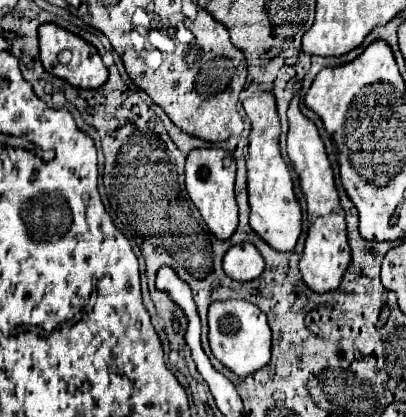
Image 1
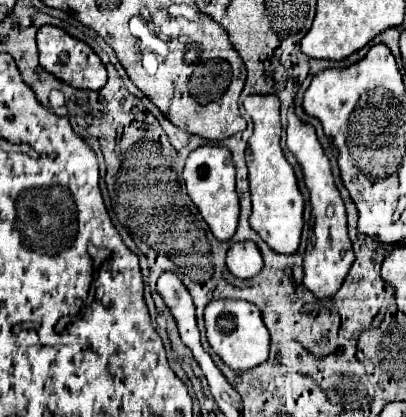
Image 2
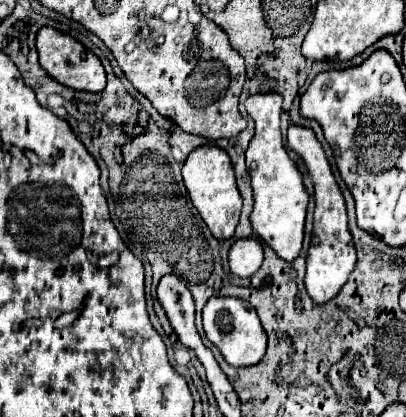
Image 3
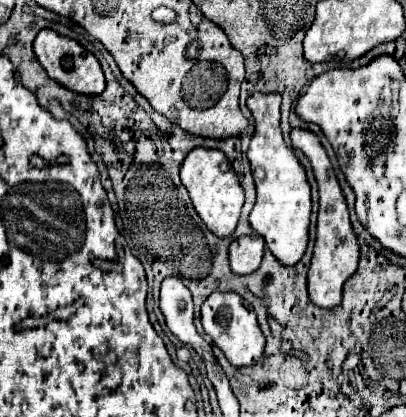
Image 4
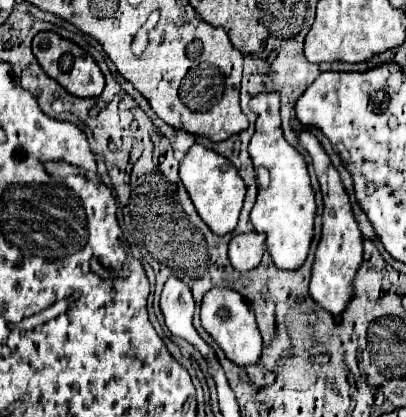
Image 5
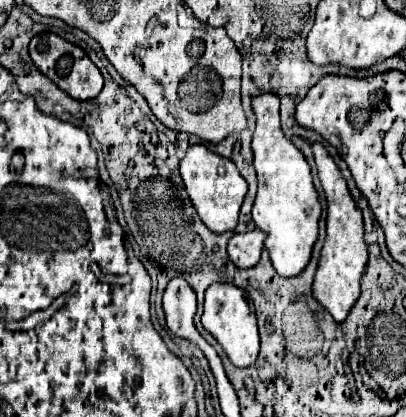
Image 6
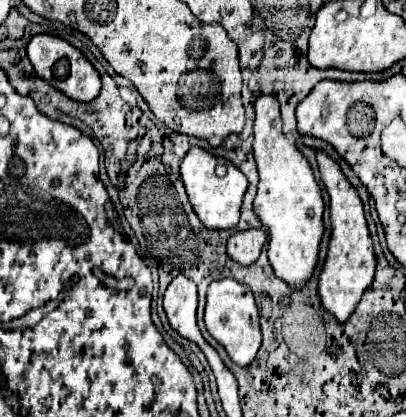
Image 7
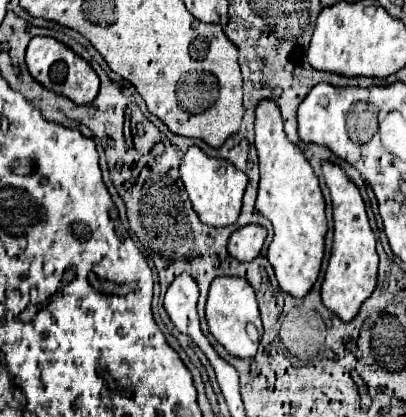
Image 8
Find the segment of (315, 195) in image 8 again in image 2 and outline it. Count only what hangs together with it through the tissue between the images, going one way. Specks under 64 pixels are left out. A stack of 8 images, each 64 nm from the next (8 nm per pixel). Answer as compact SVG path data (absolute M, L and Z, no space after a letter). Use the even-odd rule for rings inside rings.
M252 94L244 100L244 108L248 116L252 116L254 132L248 140L246 164L248 164L248 180L252 194L252 214L250 226L258 232L258 236L280 254L294 254L300 244L302 232L302 216L304 216L304 198L298 190L298 182L292 166L282 154L280 148L280 102L276 94Z

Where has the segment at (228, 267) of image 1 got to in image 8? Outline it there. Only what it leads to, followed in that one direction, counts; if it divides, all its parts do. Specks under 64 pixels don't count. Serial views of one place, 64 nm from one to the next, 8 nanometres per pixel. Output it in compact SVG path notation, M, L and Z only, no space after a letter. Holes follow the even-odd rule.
M250 224L244 226L240 230L236 230L230 240L228 240L228 252L232 258L236 258L238 262L252 262L266 240L266 228Z

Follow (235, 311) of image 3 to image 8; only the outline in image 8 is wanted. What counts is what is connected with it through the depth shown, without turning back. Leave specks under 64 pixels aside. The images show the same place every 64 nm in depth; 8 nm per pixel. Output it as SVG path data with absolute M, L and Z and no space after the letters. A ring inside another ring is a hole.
M218 276L210 284L208 302L206 302L206 320L210 334L236 358L254 358L260 338L262 338L262 320L258 312L258 302L252 286L236 276Z

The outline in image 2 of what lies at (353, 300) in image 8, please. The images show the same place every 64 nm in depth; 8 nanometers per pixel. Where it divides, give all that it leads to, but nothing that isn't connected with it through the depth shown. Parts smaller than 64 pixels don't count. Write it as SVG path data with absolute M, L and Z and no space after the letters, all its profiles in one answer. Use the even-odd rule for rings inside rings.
M294 106L288 110L286 134L288 134L288 140L286 140L288 150L294 154L294 158L298 160L298 164L302 168L304 184L310 192L310 204L312 204L312 216L314 216L314 244L310 244L304 254L304 286L310 292L314 292L316 298L334 296L340 290L340 286L354 262L352 244L350 244L350 238L346 232L346 208L344 208L340 192L334 184L330 162L318 142L314 126L302 122L294 112Z

